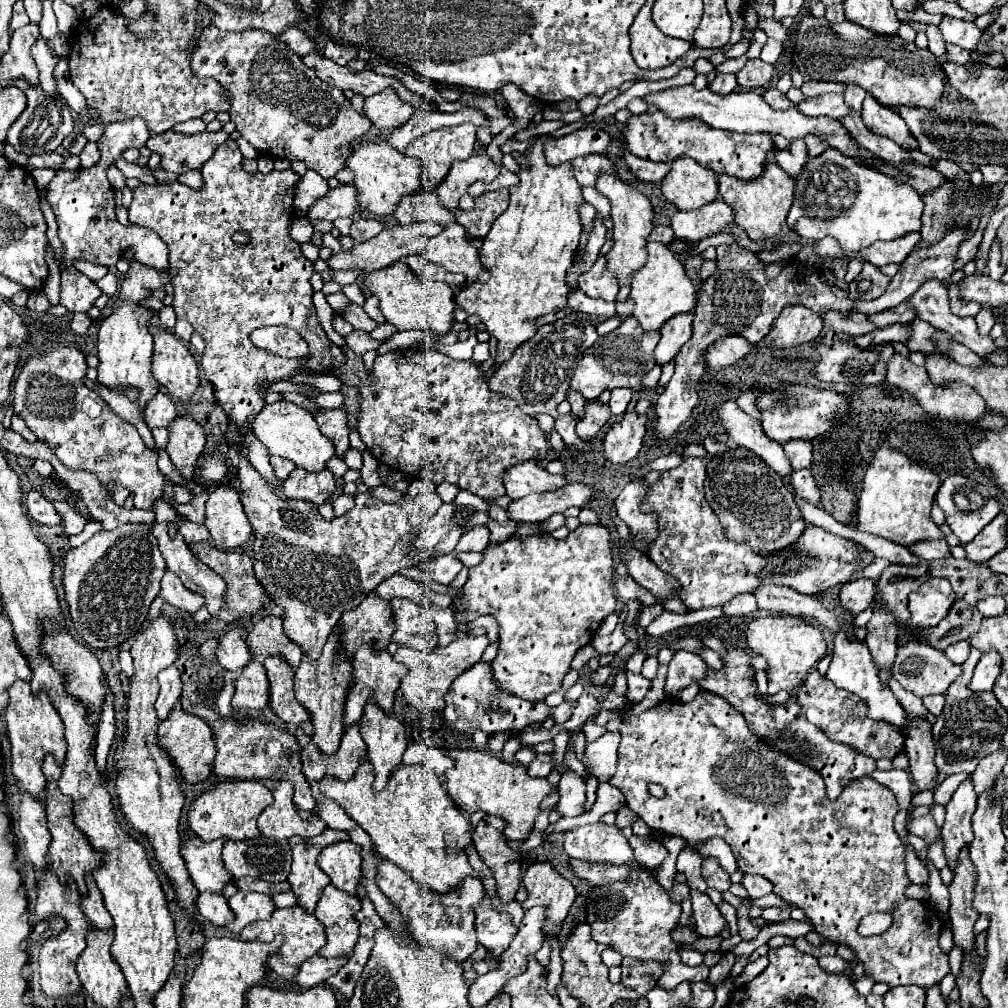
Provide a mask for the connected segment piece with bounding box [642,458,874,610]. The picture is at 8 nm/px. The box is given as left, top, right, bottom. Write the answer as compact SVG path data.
M688 458L678 468L664 472L662 478L656 484L652 484L648 498L642 502L644 512L648 512L648 510L658 512L658 538L648 548L648 558L656 566L660 566L660 570L664 570L666 574L672 574L680 582L680 586L682 586L680 598L684 600L684 604L690 610L700 610L706 606L722 606L724 602L728 602L736 594L754 592L760 578L764 578L764 582L790 586L790 588L798 590L800 594L816 594L816 592L822 592L830 586L846 584L852 578L852 574L862 572L866 566L874 564L874 554L870 550L856 544L854 540L834 536L818 526L808 526L804 530L804 534L800 536L800 540L794 546L782 550L780 554L774 554L774 556L754 554L750 546L736 544L736 542L726 538L718 516L714 514L712 508L708 508L708 502L704 500L704 478L706 478L704 460L702 458Z

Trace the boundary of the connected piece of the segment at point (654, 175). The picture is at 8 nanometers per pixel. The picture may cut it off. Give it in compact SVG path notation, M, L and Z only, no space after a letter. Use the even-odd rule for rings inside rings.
M632 152L624 154L624 160L630 168L630 172L644 182L652 182L652 184L660 184L664 180L664 176L670 172L670 164L660 164L660 162L652 162L652 160L644 160L634 156Z

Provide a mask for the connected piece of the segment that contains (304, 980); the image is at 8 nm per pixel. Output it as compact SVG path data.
M344 954L340 958L324 958L324 956L308 958L308 962L304 962L304 966L300 966L300 974L296 976L294 982L302 988L312 988L316 984L324 984L346 962L348 962L348 954Z

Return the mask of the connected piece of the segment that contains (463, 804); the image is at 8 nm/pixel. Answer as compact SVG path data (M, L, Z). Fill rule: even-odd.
M448 748L446 754L456 760L456 766L446 772L448 794L452 800L466 812L484 810L488 814L504 818L508 822L504 834L510 840L526 840L532 834L534 822L542 812L540 802L558 790L558 786L550 784L548 778L530 776L526 766L508 764L488 752Z

